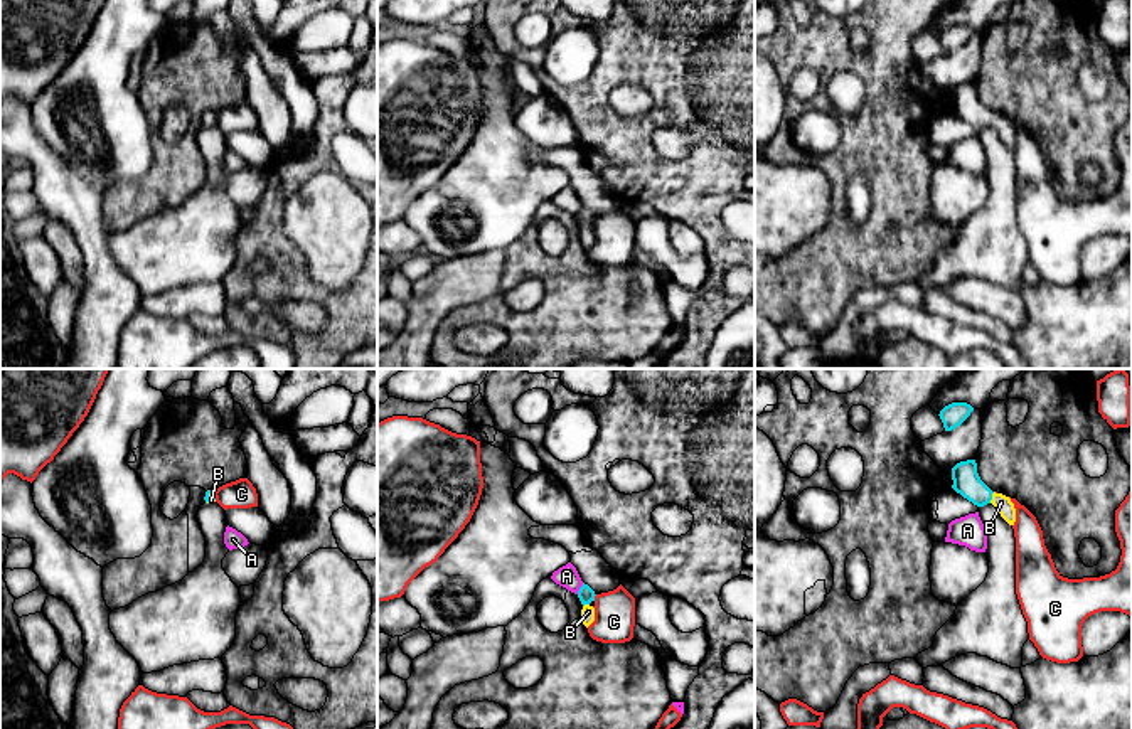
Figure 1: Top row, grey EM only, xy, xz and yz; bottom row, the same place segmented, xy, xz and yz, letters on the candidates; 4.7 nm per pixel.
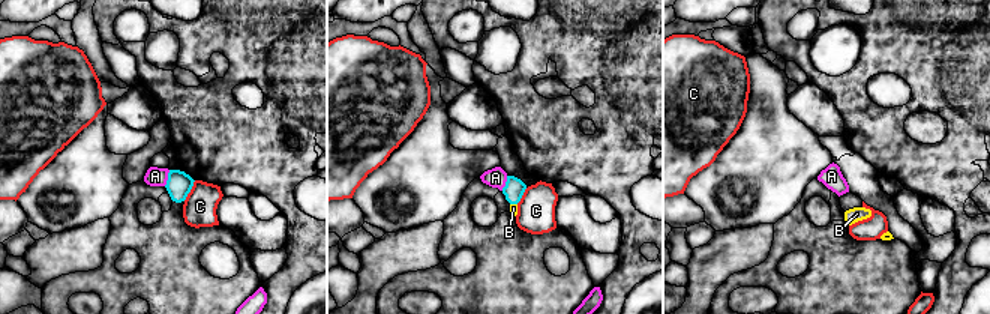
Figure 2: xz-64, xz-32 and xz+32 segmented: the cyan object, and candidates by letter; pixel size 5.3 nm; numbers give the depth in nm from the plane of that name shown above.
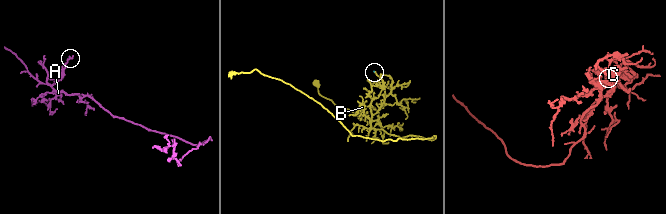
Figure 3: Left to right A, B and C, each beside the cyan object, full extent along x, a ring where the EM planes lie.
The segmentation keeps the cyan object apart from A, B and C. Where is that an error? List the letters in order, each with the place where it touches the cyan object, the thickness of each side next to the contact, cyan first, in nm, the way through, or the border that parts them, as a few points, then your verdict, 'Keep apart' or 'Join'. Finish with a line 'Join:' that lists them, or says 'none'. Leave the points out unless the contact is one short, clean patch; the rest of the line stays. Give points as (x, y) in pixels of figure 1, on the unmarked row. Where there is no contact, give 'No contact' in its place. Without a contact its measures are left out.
A: Touches cyan at xz (580, 211). Thickness 80 nm (cyan) against 110 nm. Boundary: xz (583, 206), (576, 216). Keep apart
B: Touches cyan at yz (991, 120). Thickness 130 nm (cyan) against 80 nm. Path across: yz (966, 101), (982, 118), (991, 120), (1001, 125). Join
C: Touches cyan at xz (593, 221). Thickness 80 nm (cyan) against 190 nm. Boundary: xz (597, 218), (593, 223). Keep apart
Join: B

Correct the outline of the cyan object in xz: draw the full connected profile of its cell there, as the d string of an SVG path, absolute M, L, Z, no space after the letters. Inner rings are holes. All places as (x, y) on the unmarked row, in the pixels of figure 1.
M583 205L583 209L578 214L578 221L583 227L581 244L586 251L595 244L595 231L590 227L591 224L595 224L595 219L595 214Z

